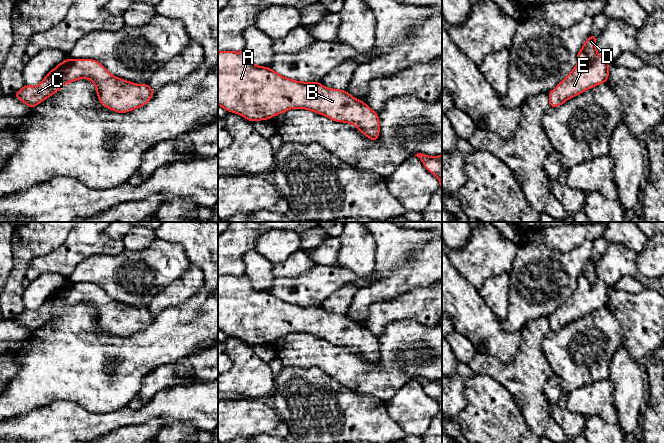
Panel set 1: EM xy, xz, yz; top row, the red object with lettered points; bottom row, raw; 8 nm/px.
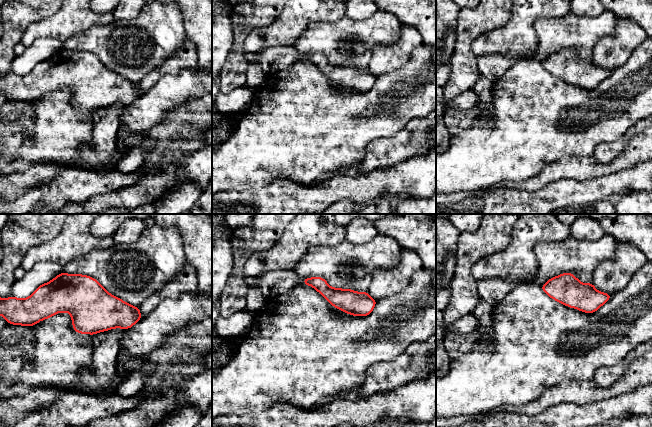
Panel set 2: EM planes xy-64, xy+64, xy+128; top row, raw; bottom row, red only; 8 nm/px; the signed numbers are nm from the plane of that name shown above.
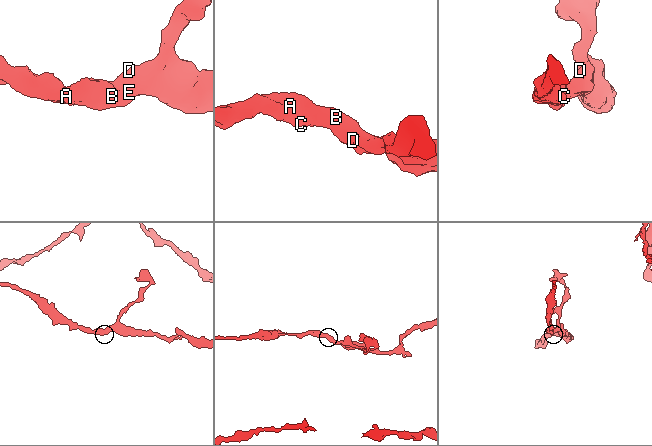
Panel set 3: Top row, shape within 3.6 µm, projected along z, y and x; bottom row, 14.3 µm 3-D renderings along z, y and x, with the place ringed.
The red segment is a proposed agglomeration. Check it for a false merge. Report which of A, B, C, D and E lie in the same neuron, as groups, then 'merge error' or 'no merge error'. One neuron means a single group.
A B C D E | no merge error

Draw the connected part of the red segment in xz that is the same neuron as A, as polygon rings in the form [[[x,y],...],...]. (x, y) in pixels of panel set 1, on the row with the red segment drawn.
[[[247,51],[218,52],[218,105],[251,122],[288,109],[308,109],[351,123],[371,140],[376,141],[380,133],[378,114],[363,101],[319,82],[295,81],[269,67],[256,66]]]

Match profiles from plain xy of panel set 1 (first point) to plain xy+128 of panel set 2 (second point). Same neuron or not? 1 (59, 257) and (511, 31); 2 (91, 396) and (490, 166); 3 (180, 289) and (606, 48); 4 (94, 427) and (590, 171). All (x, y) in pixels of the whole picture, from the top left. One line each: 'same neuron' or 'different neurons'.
1: same neuron
2: same neuron
3: same neuron
4: different neurons

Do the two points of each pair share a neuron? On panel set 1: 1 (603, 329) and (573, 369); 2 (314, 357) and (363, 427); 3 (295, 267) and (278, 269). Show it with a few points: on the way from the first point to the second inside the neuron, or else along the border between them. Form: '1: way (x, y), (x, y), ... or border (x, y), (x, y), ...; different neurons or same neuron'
1: way (599, 339), (580, 359); same neuron
2: border (302, 367), (320, 368), (345, 386); different neurons
3: way (291, 267), (282, 269); same neuron

